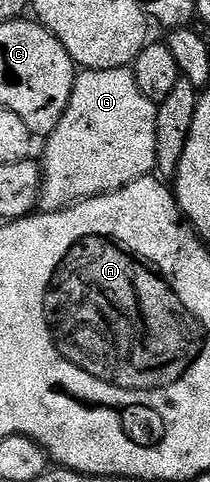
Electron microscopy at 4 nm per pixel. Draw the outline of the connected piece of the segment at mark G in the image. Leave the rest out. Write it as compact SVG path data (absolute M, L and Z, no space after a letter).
M82 69L75 80L75 88L71 92L71 100L67 104L67 112L63 112L63 120L59 120L59 128L51 132L49 137L44 139L45 166L43 162L43 177L39 187L39 206L42 211L65 210L84 198L94 198L100 194L110 194L112 190L123 188L140 178L148 178L156 171L155 164L155 124L157 123L158 103L147 100L143 92L139 92L139 84L135 84L135 76L132 69L123 70L87 70Z

